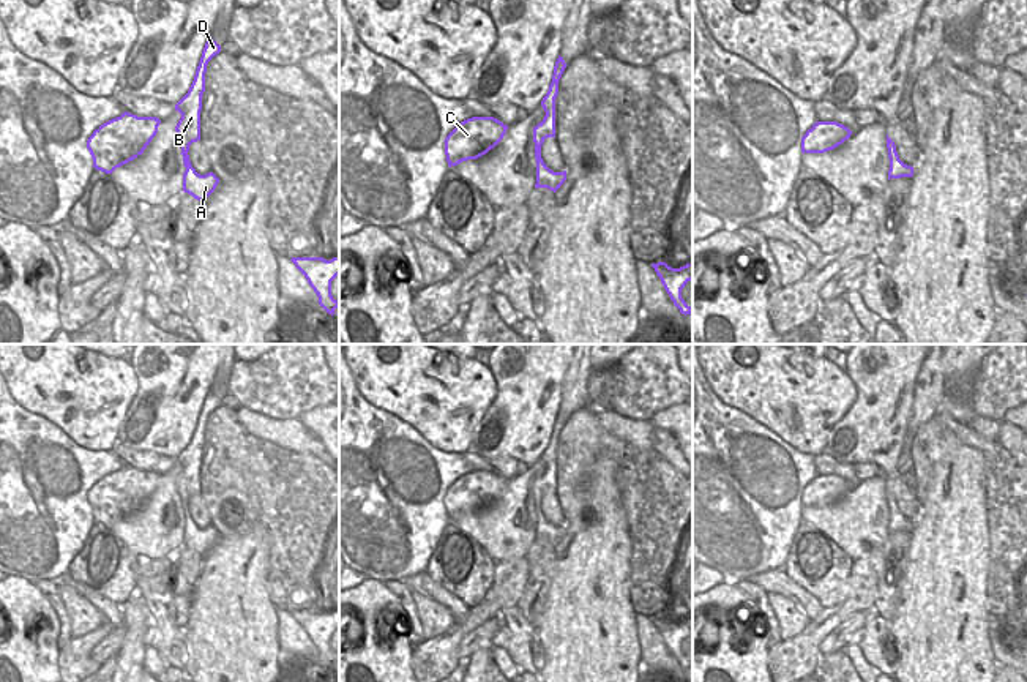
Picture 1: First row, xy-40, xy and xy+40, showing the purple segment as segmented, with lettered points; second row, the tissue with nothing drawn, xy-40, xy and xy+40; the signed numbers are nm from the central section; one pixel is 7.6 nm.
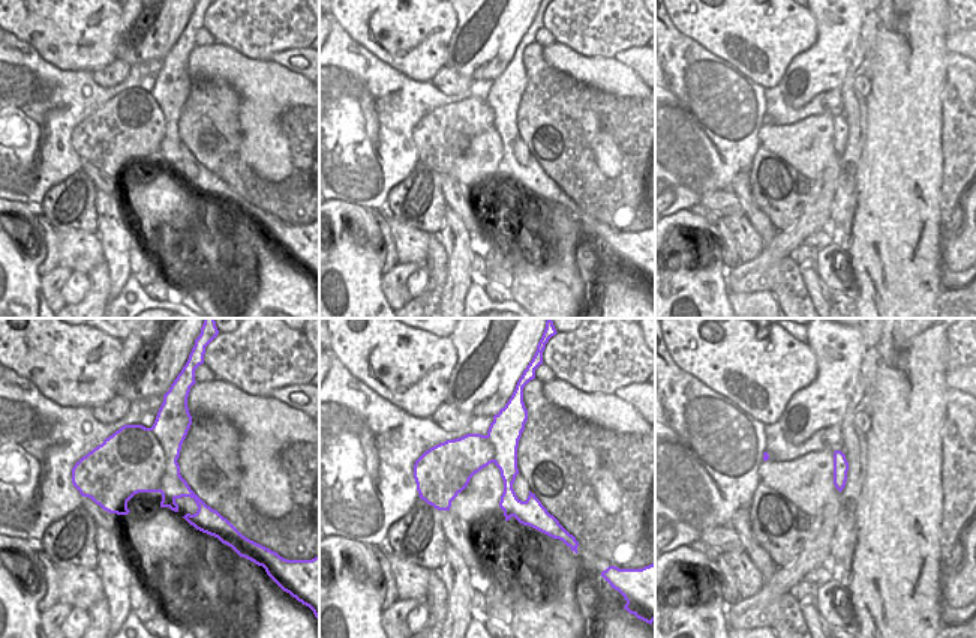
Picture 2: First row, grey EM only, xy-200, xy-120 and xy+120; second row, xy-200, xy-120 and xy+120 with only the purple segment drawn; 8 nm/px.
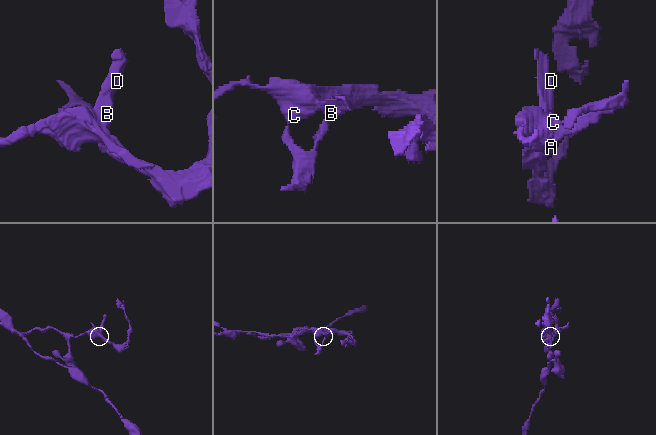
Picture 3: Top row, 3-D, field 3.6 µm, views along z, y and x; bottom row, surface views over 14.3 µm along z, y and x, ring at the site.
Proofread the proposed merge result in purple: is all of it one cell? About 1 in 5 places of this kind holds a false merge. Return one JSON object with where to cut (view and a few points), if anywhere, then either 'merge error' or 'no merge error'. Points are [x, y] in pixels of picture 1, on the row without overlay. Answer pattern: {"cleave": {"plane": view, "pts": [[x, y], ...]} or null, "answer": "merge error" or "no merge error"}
{"cleave": null, "answer": "no merge error"}

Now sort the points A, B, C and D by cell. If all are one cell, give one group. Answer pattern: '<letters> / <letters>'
A B C D

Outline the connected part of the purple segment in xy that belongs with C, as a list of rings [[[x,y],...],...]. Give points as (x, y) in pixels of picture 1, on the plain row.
[[[472,470],[461,475],[445,493],[448,519],[486,508],[503,493],[506,483],[508,478],[494,470]]]

